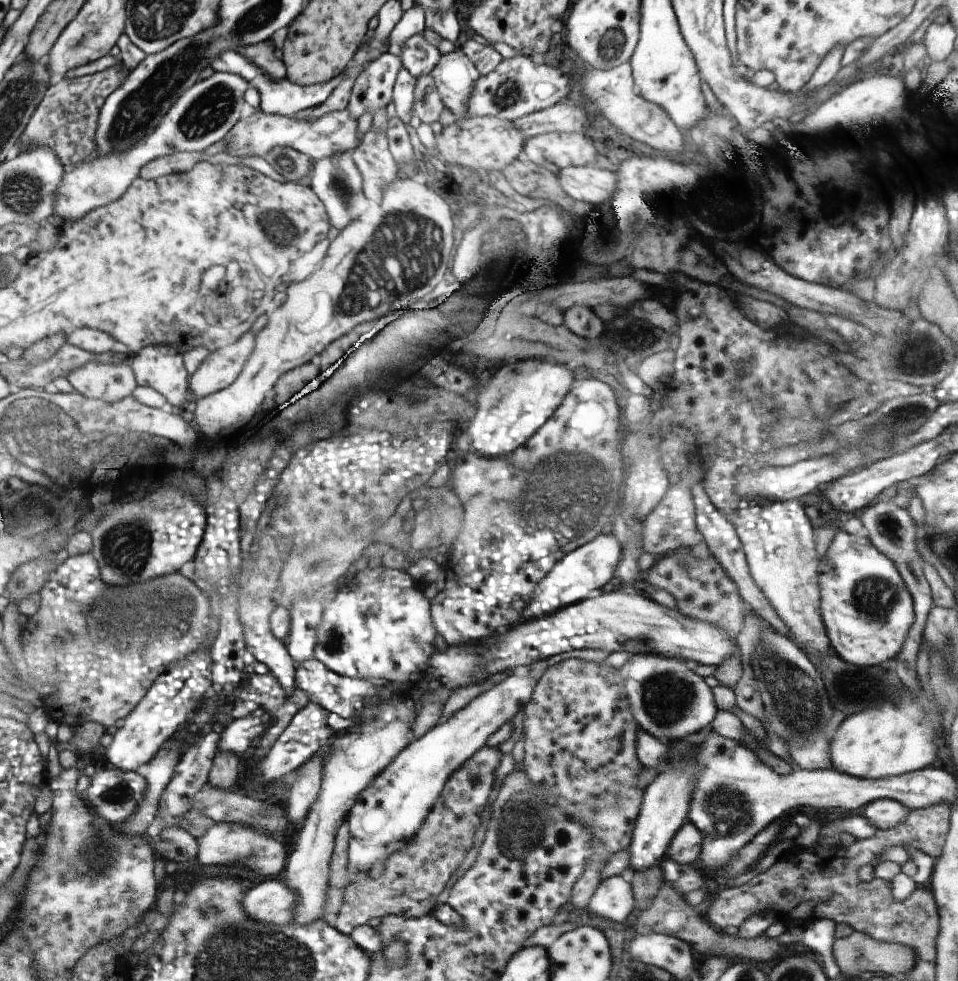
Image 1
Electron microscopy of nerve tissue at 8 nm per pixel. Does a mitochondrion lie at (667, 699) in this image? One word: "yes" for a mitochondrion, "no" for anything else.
yes

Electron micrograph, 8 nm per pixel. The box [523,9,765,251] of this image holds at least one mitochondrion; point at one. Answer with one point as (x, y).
(608, 47)

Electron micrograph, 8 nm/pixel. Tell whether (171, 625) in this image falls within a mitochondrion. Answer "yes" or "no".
yes

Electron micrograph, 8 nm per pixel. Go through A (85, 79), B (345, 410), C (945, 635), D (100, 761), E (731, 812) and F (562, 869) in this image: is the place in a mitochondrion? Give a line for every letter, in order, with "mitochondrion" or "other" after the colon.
A: other
B: other
C: mitochondrion
D: other
E: mitochondrion
F: other

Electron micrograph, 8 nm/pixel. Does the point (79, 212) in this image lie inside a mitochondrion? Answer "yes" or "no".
no

